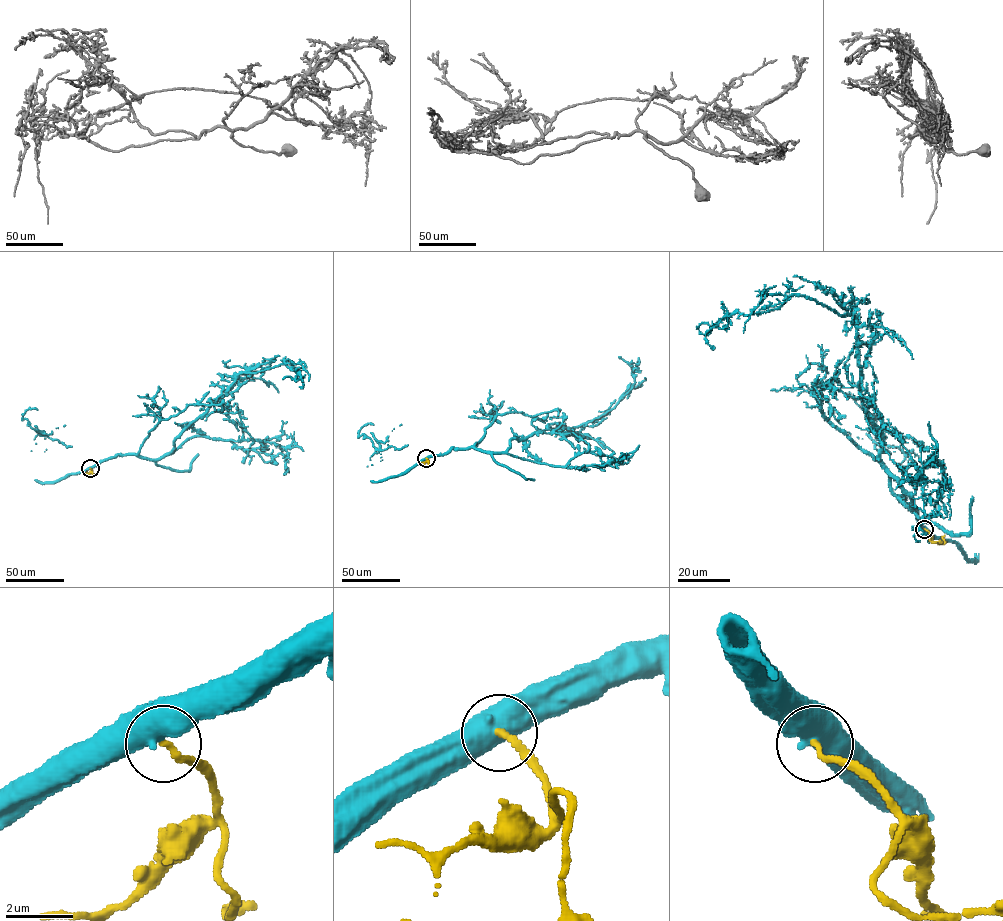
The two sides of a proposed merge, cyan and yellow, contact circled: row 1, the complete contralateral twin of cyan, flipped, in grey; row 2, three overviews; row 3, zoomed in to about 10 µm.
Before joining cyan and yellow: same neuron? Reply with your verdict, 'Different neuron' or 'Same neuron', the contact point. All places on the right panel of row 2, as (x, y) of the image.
Different neuron. Place: (924, 529)

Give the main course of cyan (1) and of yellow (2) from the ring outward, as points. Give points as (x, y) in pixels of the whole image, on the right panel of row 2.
1: (924, 529), (881, 461), (851, 314), (790, 295), (779, 307), (696, 329)
2: (924, 529), (934, 542), (943, 542), (942, 537)

